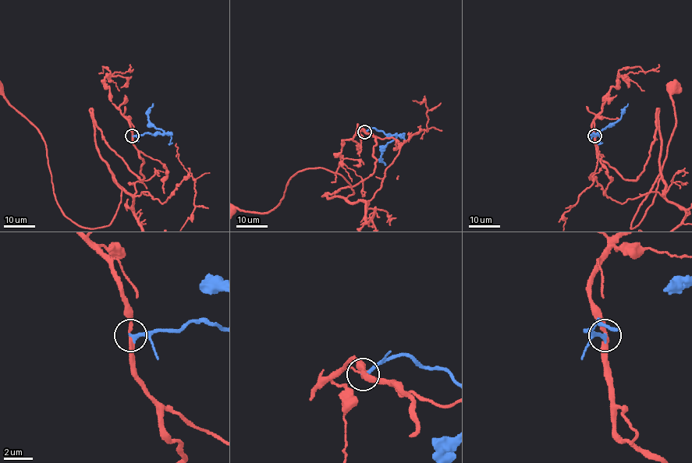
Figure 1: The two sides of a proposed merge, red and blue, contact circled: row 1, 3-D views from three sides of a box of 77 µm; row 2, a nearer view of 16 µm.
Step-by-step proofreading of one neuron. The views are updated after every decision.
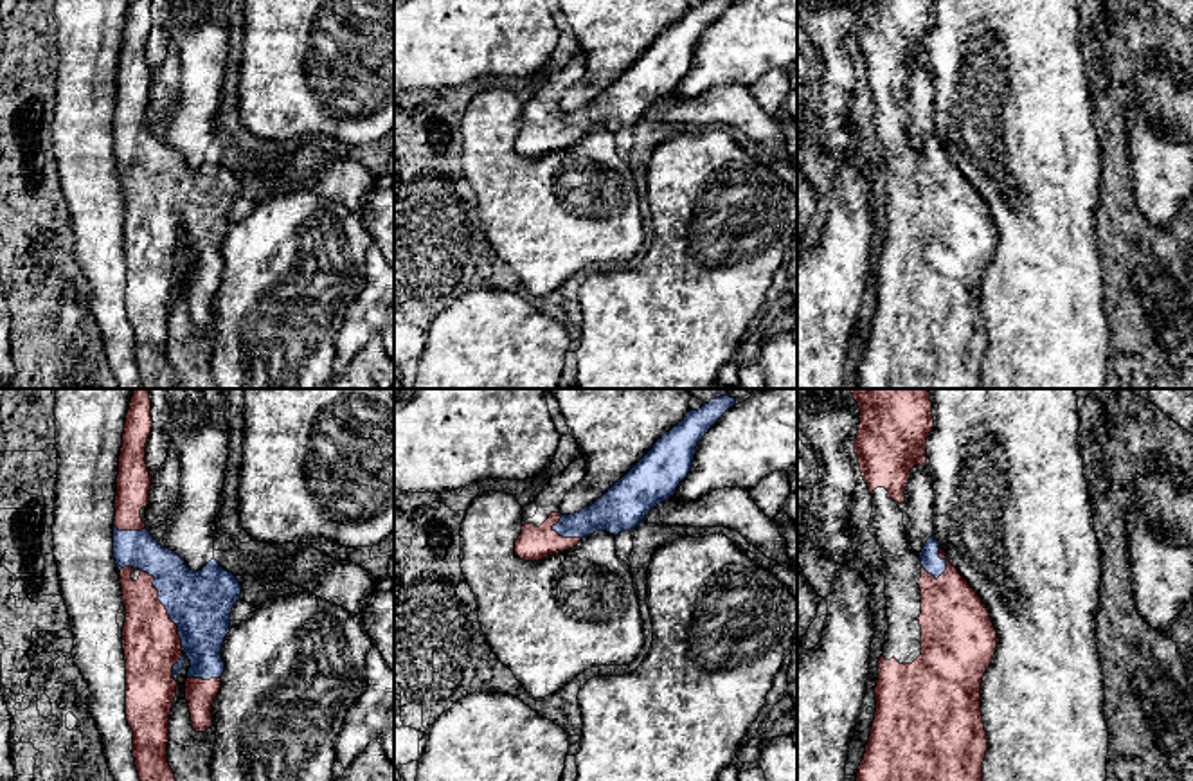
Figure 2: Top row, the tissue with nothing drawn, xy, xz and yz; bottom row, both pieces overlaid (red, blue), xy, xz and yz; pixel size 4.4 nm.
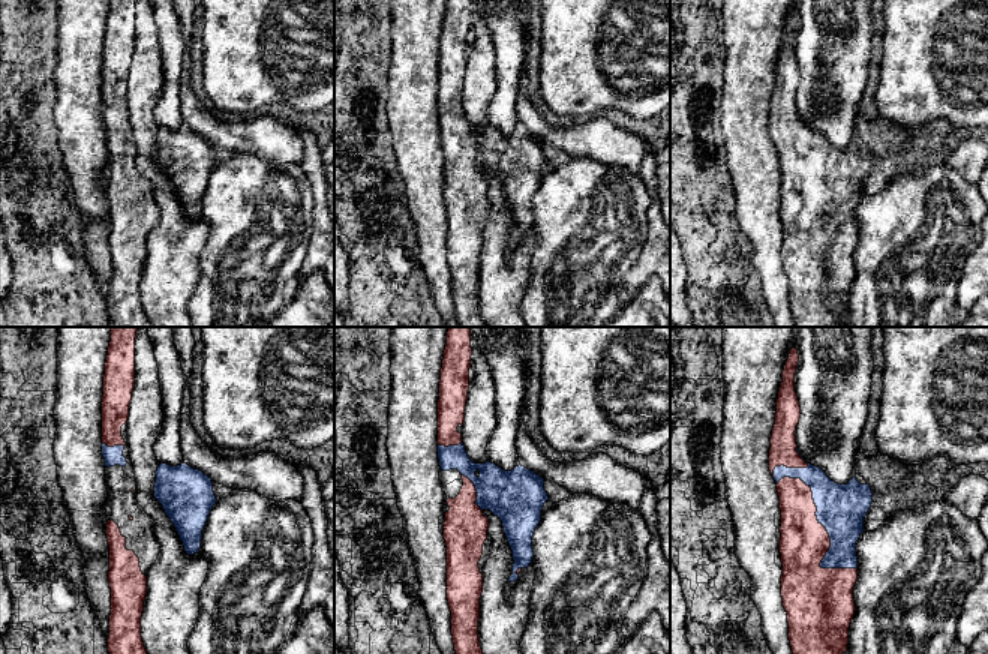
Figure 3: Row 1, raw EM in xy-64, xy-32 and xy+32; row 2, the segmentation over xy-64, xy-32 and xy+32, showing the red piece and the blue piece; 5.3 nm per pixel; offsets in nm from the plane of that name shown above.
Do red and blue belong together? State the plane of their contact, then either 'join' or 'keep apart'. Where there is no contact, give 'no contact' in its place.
xy | join

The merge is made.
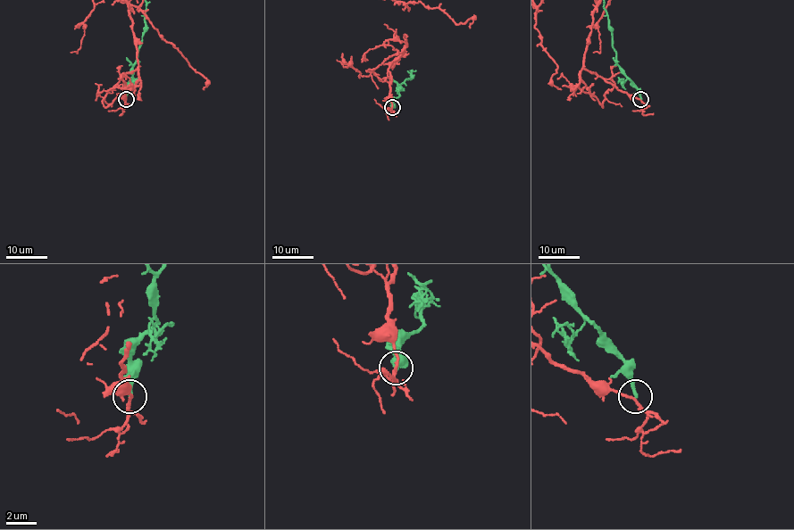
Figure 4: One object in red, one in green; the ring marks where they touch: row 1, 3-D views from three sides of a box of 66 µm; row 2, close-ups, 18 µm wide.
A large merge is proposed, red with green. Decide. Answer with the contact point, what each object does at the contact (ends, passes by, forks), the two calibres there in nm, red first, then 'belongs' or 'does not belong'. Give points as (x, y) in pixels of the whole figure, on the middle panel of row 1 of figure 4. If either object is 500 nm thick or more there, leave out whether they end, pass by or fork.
at (392, 107); red passes by; green ends there; 180 nm thick on the red side, 280 nm on the other; does not belong

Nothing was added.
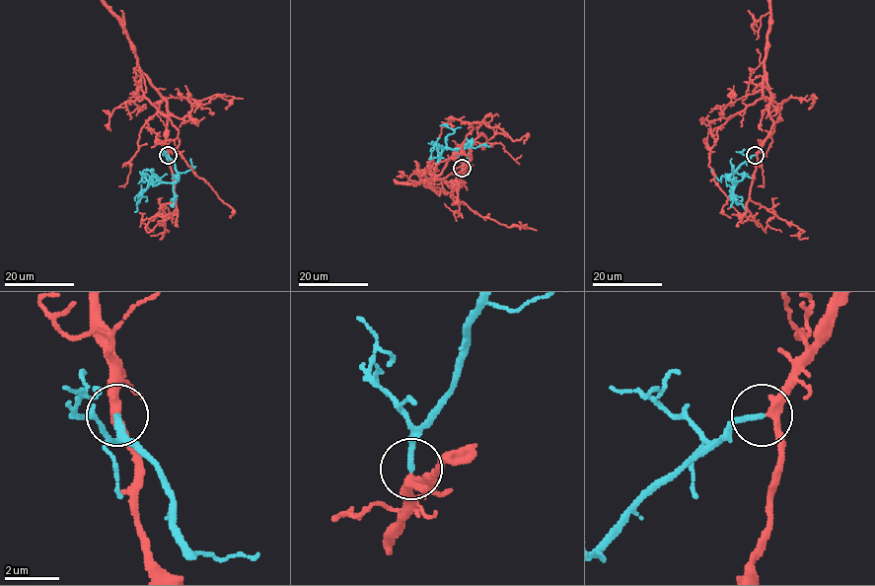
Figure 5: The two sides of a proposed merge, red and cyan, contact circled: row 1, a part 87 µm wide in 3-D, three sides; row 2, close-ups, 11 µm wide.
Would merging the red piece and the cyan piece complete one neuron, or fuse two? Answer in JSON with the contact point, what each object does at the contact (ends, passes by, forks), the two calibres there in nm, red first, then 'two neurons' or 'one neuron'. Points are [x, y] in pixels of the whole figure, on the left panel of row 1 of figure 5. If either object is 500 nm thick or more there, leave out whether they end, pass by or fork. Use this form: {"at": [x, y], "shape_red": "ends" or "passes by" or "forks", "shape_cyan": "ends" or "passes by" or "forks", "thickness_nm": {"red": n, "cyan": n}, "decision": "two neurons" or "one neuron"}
{"at": [168, 155], "shape_red": "passes by", "shape_cyan": "ends", "thickness_nm": {"red": 300, "cyan": 200}, "decision": "one neuron"}

